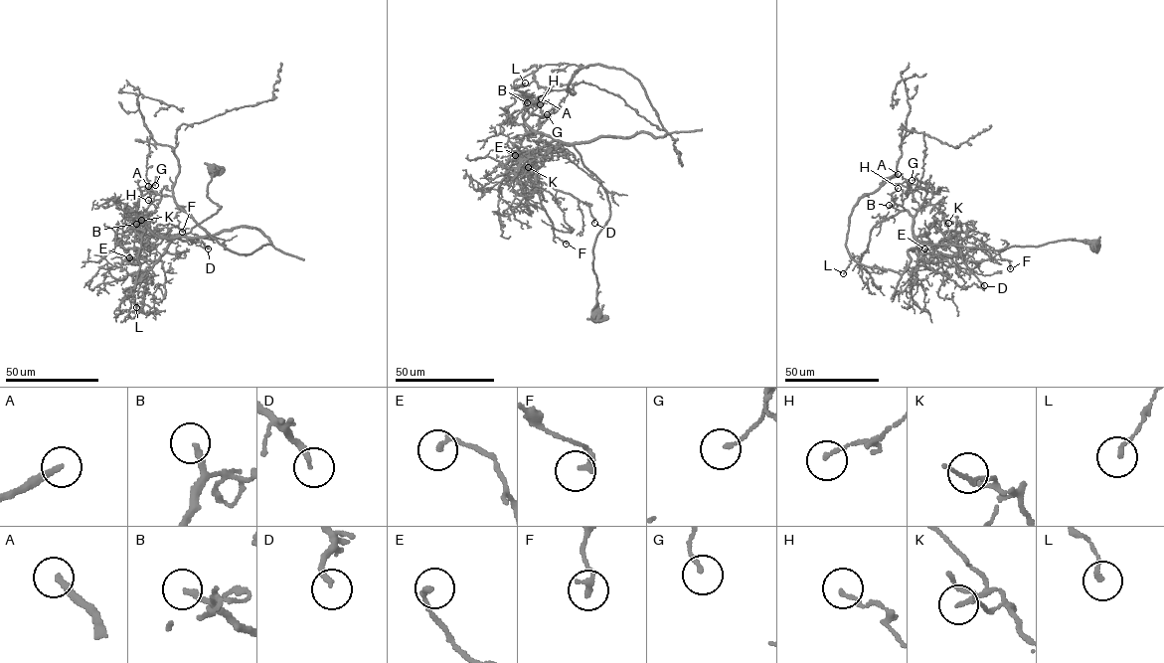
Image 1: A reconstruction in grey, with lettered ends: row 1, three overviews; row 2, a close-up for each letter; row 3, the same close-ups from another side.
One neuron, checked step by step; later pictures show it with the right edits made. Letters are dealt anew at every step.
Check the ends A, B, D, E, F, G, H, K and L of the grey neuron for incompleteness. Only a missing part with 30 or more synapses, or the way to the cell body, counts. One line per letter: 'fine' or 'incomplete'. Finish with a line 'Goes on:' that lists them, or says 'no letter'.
A: incomplete
B: incomplete
D: fine
E: fine
F: fine
G: fine
H: fine
K: fine
L: fine
Goes on: A, B

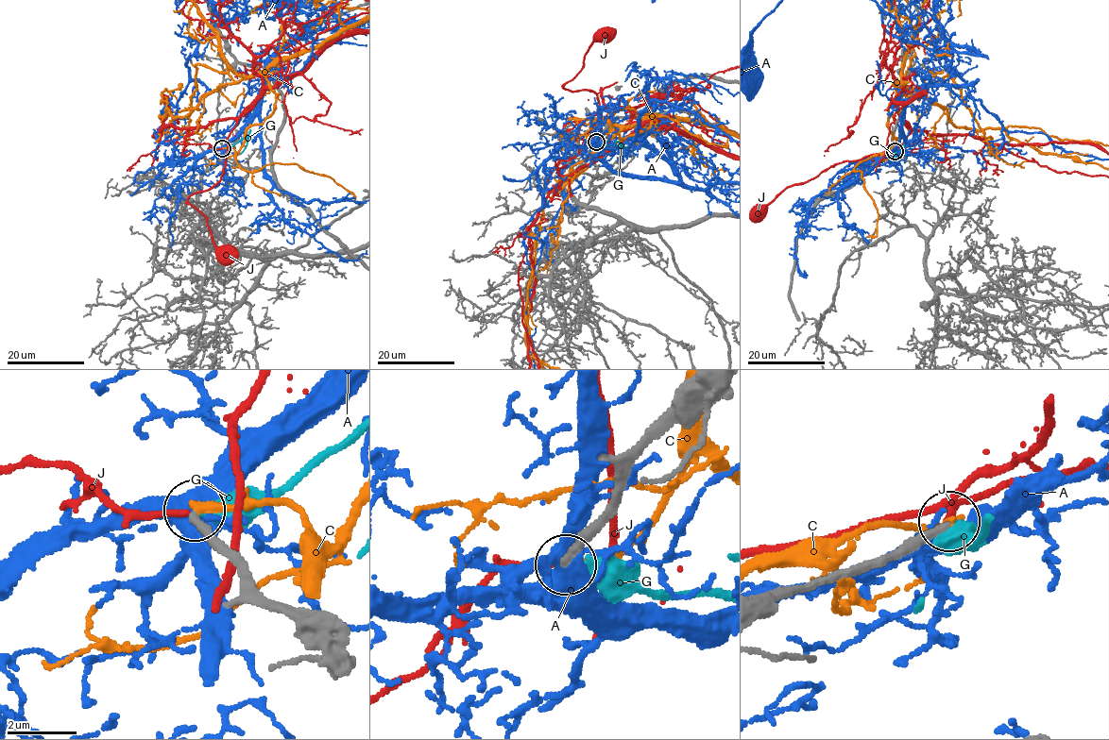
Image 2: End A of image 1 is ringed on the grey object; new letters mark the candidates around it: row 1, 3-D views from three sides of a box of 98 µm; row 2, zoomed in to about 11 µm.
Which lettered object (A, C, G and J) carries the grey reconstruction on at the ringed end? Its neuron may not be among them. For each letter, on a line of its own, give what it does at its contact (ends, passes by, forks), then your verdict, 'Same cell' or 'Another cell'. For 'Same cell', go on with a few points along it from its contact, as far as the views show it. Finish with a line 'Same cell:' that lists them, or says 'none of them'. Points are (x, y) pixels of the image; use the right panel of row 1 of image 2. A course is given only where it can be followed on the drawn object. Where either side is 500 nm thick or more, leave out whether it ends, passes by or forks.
A: It forks there. Another cell
C: It ends there. Another cell
G: It ends there. Another cell
J: It passes by. Another cell
Same cell: none of them

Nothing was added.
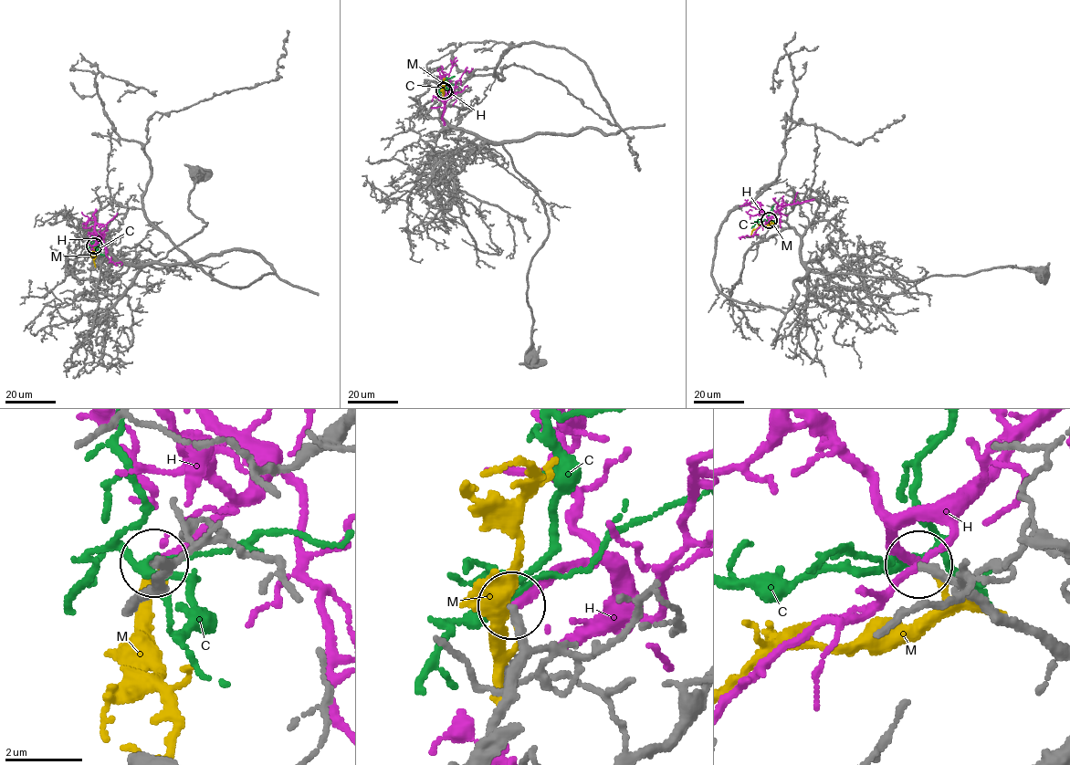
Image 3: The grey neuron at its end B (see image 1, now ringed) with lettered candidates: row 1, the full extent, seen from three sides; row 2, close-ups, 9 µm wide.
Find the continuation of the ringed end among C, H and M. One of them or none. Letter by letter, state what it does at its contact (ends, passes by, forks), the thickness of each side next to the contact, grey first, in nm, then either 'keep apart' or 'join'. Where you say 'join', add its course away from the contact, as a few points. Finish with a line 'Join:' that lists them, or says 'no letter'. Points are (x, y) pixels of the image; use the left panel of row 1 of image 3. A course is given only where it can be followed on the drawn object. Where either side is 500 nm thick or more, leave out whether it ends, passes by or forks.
C: it forks | 220/180 nm | keep apart
H: it ends | 240/240 nm | keep apart
M: it ends | 220/140 nm | keep apart
Join: no letter

